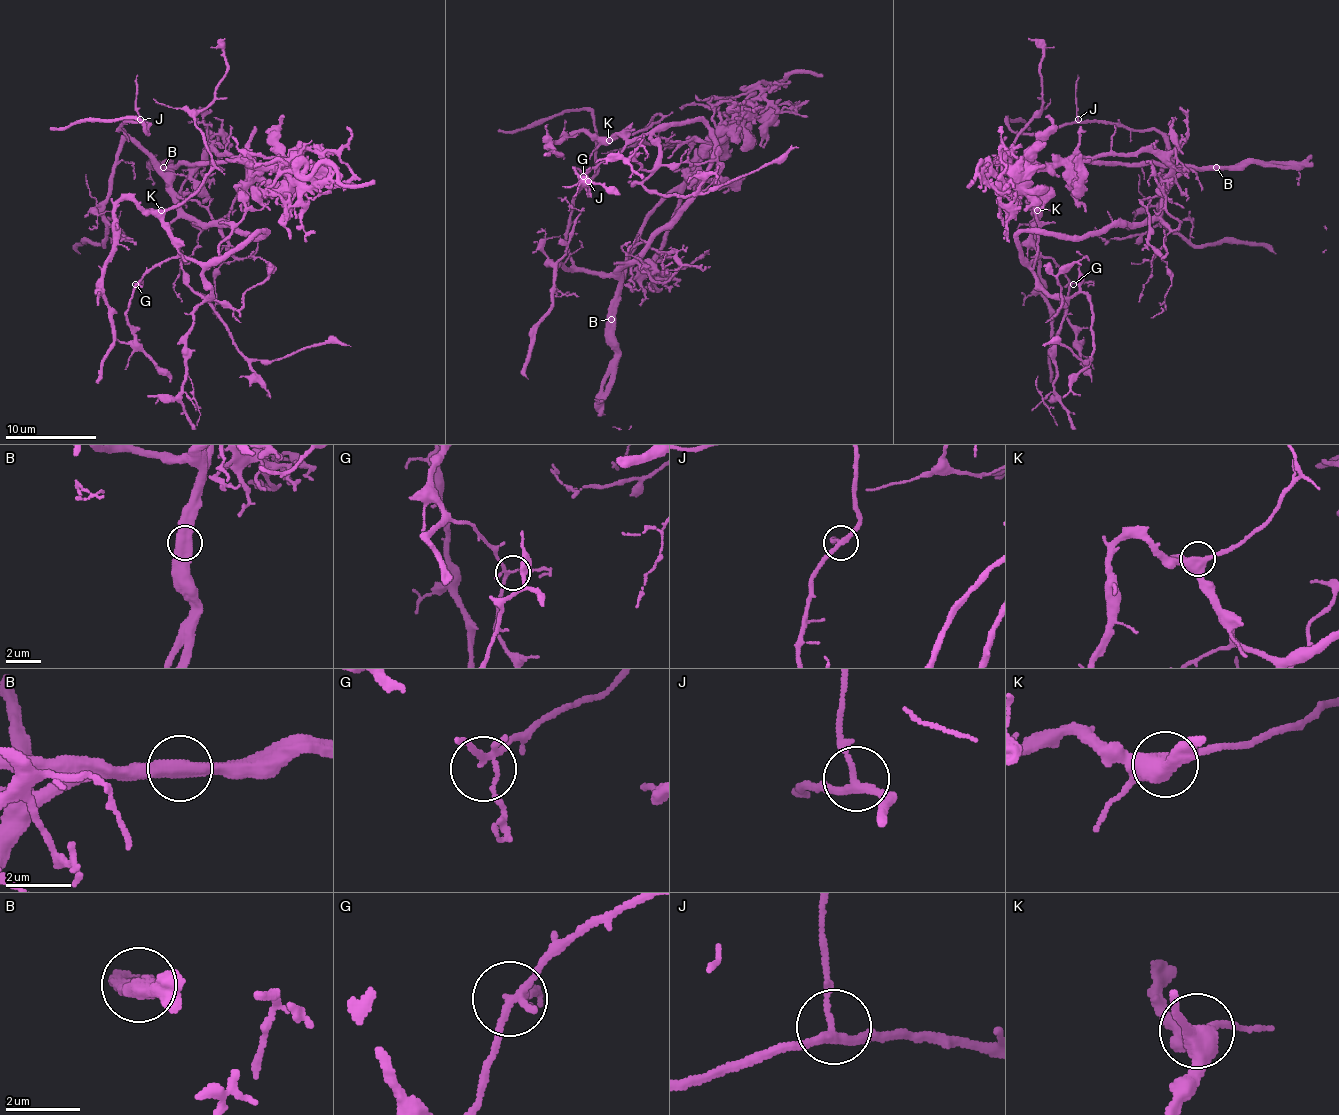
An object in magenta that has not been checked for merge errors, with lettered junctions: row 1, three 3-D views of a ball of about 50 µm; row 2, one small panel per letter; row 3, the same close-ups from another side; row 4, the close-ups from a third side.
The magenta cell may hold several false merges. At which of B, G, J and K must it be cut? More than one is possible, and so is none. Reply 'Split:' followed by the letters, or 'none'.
Split: B

